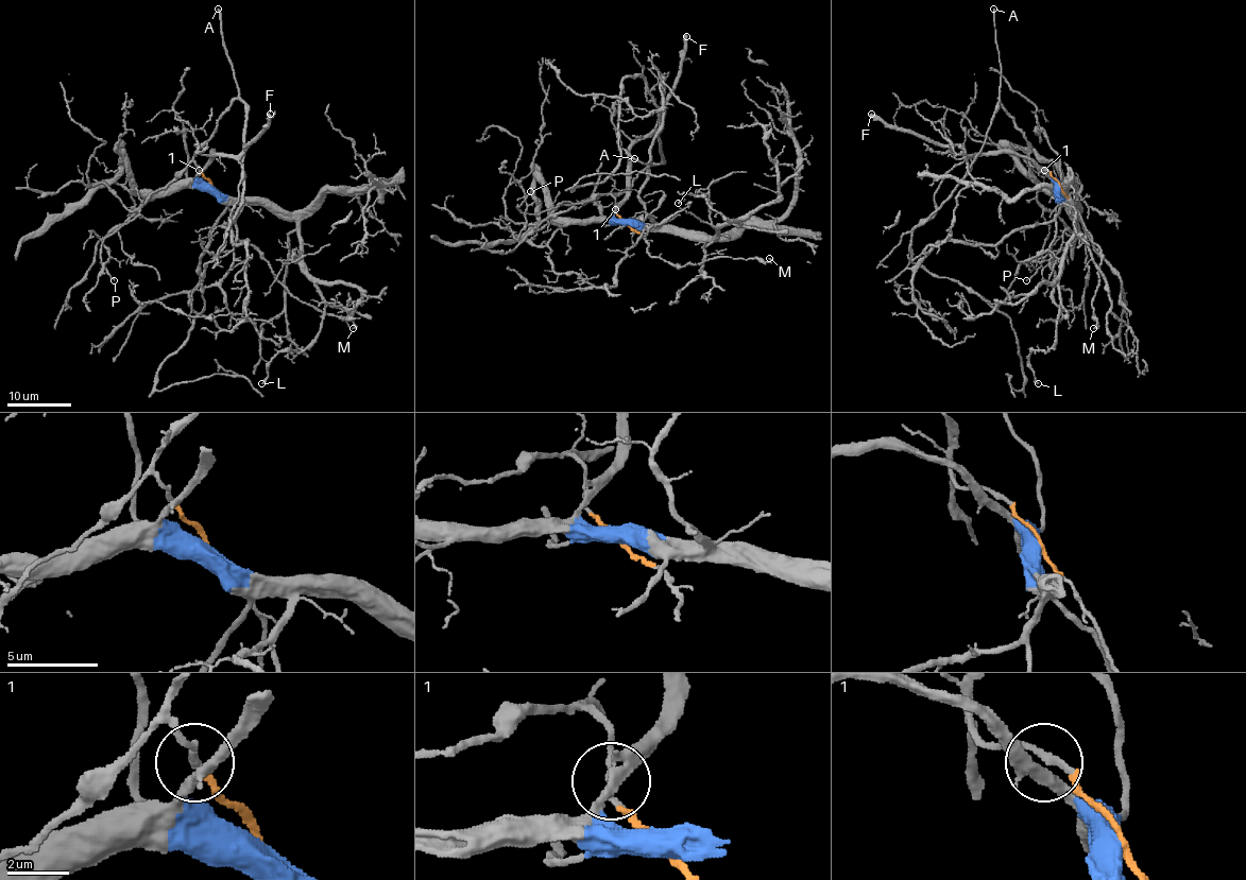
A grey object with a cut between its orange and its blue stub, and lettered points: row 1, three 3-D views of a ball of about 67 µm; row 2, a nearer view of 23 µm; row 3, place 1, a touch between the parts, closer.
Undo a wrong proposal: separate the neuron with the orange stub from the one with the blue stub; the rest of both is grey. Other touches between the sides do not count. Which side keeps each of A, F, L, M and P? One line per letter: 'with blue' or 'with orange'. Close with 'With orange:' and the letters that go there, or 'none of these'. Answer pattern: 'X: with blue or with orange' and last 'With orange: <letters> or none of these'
A: with orange
F: with blue
L: with blue
M: with orange
P: with orange
With orange: A, M, P

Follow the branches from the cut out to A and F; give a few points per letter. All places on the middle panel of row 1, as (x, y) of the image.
A: (628, 224), (615, 211), (615, 201), (610, 194), (621, 194), (646, 167), (655, 165), (634, 158)
F: (628, 224), (618, 220), (613, 210), (627, 192), (630, 149), (659, 128), (663, 101), (678, 75), (687, 35)

